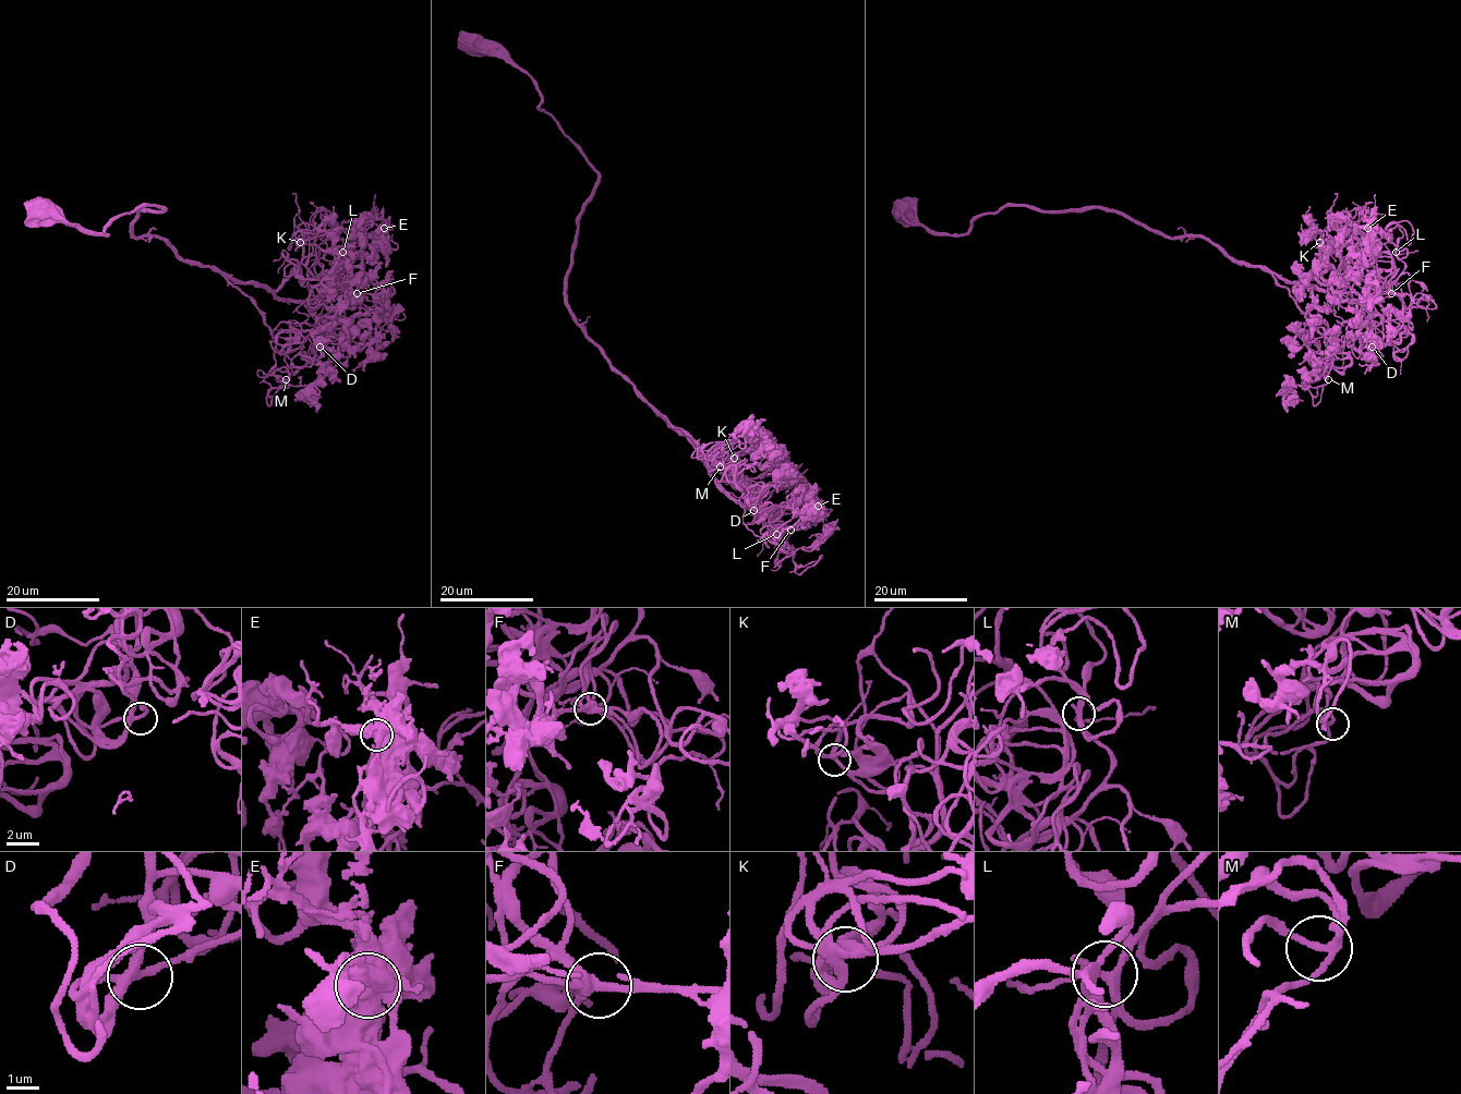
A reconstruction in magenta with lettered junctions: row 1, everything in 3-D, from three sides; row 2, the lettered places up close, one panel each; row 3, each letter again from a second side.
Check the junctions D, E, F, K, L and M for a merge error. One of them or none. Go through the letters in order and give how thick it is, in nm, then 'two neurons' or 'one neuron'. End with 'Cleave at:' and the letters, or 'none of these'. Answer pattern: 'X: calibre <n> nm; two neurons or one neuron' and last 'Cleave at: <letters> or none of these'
D: calibre 220 nm; one neuron
E: calibre 650 nm; two neurons
F: calibre 320 nm; one neuron
K: calibre 320 nm; one neuron
L: calibre 240 nm; one neuron
M: calibre 180 nm; one neuron
Cleave at: E

